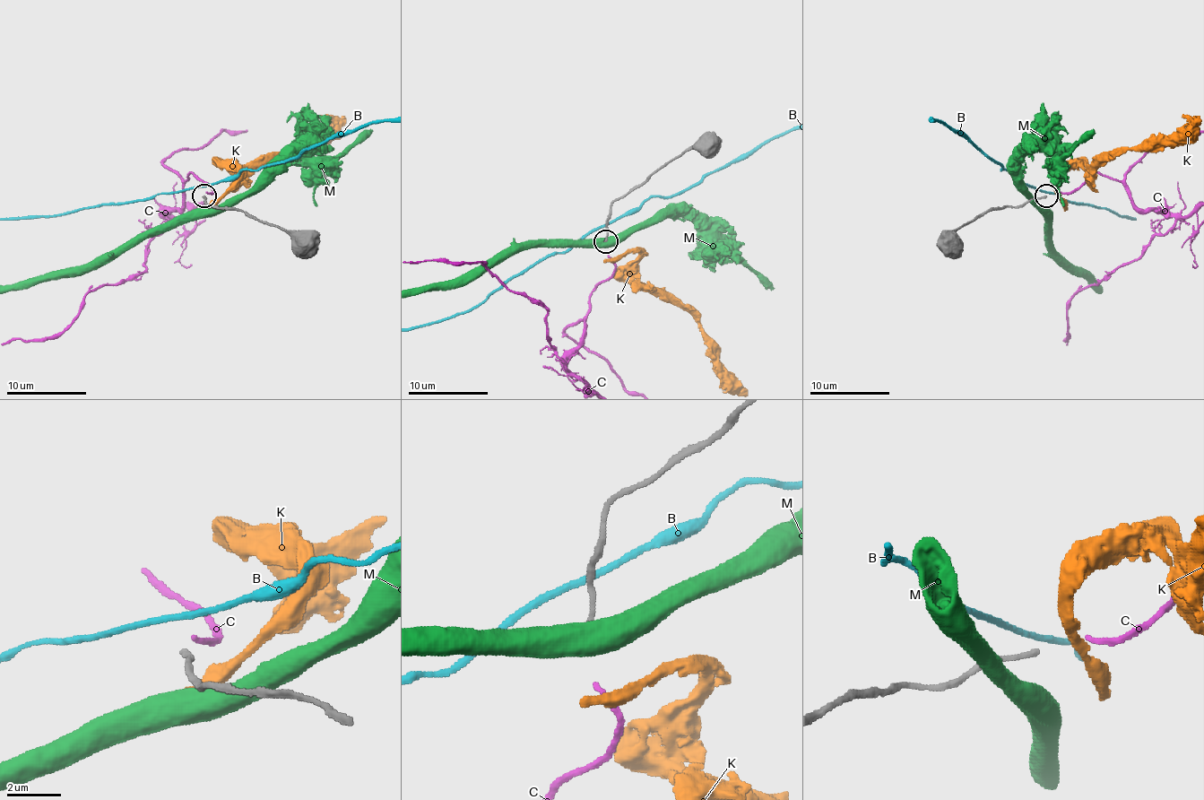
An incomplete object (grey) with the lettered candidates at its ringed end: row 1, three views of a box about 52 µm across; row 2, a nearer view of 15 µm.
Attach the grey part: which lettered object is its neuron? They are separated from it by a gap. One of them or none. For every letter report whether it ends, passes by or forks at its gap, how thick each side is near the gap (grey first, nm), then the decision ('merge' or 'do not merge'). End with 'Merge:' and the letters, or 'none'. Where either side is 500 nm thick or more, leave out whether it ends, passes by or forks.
B: it passes by; 200 nm thick on the grey side, 240 nm on the other; do not merge
C: it ends there; 200 nm thick on the grey side, 180 nm on the other; merge
K: it passes by; 200 nm thick on the grey side, 420 nm on the other; do not merge
M: 200 nm thick on the grey side, 750 nm on the other; do not merge
Merge: C

